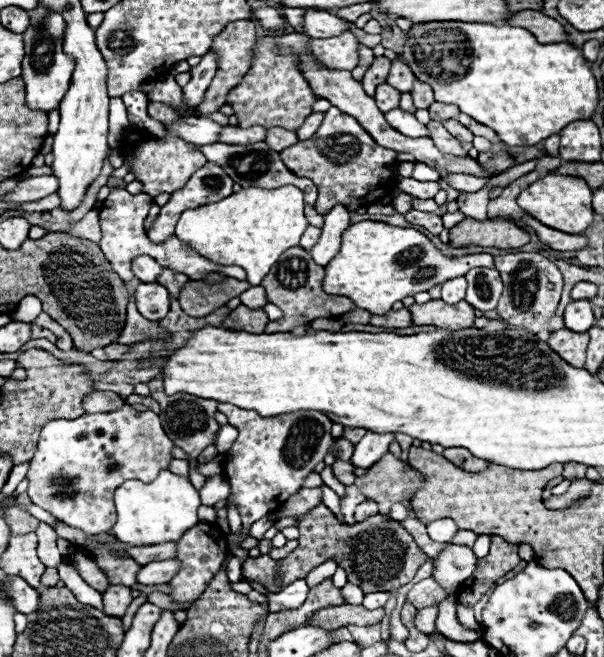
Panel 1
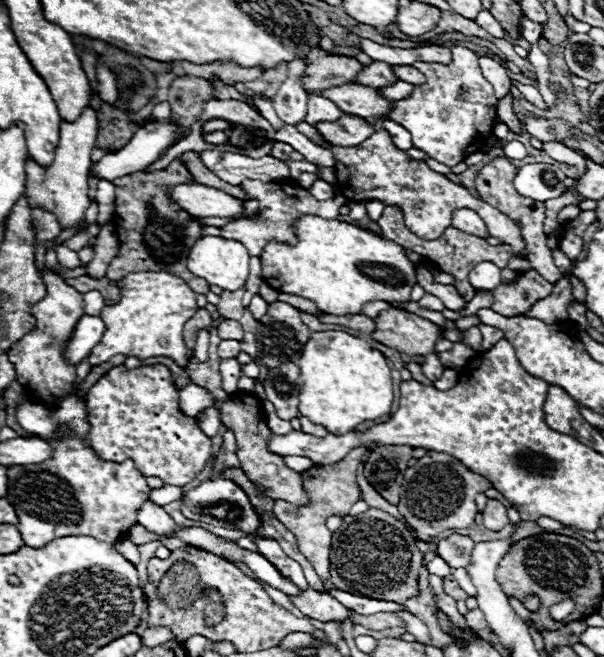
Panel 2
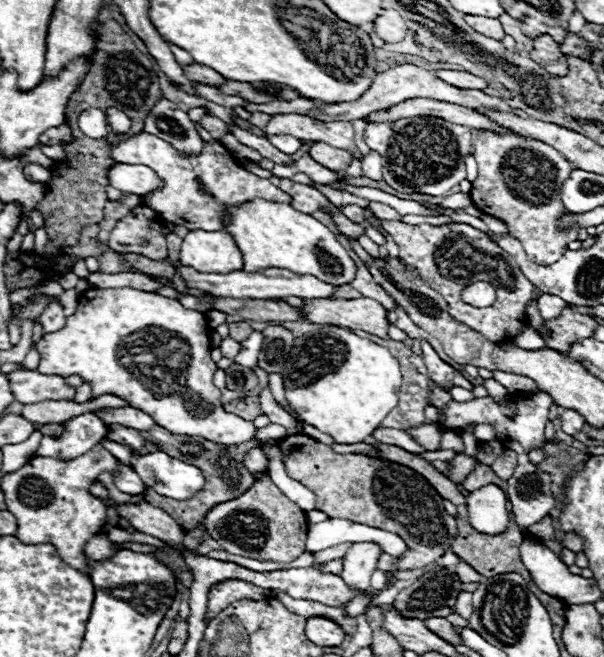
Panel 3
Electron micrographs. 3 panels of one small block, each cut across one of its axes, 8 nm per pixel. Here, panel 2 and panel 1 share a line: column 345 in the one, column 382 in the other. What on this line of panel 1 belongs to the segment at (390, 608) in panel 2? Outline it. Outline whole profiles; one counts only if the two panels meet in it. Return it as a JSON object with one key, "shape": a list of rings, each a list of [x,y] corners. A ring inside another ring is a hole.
{"shape":[[[370,592],[370,594],[364,594],[364,608],[382,608],[388,600],[388,592]]]}

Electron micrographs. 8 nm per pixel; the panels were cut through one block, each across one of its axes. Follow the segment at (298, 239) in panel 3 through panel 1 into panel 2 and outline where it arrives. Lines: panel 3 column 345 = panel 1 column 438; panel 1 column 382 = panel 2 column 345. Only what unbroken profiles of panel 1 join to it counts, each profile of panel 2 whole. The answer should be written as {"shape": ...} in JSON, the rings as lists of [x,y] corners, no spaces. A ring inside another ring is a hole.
{"shape":[[[304,214],[294,222],[294,232],[298,242],[286,244],[272,240],[260,254],[262,262],[262,278],[264,282],[278,292],[296,294],[306,300],[312,300],[322,312],[326,314],[346,314],[346,312],[360,312],[366,302],[404,302],[410,300],[410,290],[416,284],[416,268],[404,256],[404,248],[388,238],[376,236],[360,226],[340,222],[340,220],[324,220],[320,216]]]}

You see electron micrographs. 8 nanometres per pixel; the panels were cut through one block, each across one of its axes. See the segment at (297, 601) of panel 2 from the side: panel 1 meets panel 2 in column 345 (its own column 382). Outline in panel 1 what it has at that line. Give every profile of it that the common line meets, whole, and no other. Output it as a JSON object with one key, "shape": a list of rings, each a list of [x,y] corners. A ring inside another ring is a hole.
{"shape":[[[342,604],[342,606],[332,606],[332,608],[322,608],[308,620],[308,624],[324,624],[324,628],[340,628],[348,624],[358,624],[358,626],[370,626],[370,624],[380,624],[384,618],[384,608],[368,610],[364,606],[352,606],[352,604]]]}

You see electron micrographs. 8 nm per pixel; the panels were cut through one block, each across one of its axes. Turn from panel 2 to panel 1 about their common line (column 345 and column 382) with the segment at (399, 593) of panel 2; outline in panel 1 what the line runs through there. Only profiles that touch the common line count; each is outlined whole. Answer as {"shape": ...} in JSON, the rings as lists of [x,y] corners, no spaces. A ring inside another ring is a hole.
{"shape":[[[318,504],[316,508],[312,508],[310,512],[302,514],[302,516],[296,516],[298,520],[298,530],[300,530],[300,538],[298,538],[298,548],[294,552],[290,552],[284,562],[280,566],[276,566],[276,560],[272,560],[270,556],[260,556],[260,558],[248,558],[244,562],[244,570],[242,570],[242,578],[244,580],[254,580],[258,584],[262,584],[268,592],[280,592],[284,586],[288,586],[290,582],[298,580],[298,578],[306,578],[306,574],[316,568],[318,564],[326,562],[328,558],[334,558],[340,566],[346,568],[348,572],[348,582],[352,584],[360,584],[364,588],[364,592],[388,592],[388,590],[398,590],[400,586],[404,586],[406,582],[410,582],[418,570],[420,564],[424,564],[424,560],[428,560],[428,556],[416,546],[416,542],[412,540],[412,536],[398,524],[398,522],[386,522],[388,518],[382,518],[380,514],[376,516],[370,516],[358,524],[352,524],[352,526],[342,526],[336,516],[324,506],[324,504]],[[276,572],[282,572],[284,574],[284,580],[282,580],[282,588],[278,588],[274,584],[274,574]]]}

